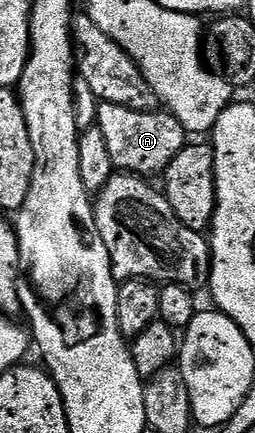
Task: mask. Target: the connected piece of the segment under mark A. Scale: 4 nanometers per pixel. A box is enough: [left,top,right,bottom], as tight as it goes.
[102,105,186,176]

